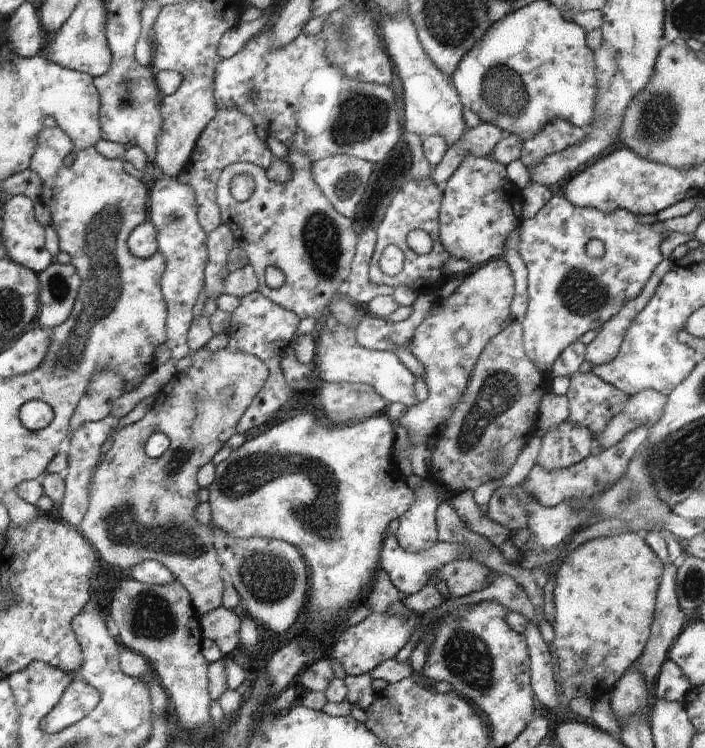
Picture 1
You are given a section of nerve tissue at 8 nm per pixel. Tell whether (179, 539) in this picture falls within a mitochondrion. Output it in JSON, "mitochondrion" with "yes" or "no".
{"mitochondrion":"yes"}

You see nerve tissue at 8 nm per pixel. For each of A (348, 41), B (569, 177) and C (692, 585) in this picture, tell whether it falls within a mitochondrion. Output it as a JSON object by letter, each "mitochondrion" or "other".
{"A":"mitochondrion","B":"other","C":"mitochondrion"}

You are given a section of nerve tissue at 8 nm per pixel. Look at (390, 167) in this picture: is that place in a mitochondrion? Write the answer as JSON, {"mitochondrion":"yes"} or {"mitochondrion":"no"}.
{"mitochondrion":"no"}

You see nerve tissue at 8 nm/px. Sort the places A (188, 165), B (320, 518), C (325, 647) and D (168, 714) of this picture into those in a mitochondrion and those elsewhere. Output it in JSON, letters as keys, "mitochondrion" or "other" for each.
{"A":"other","B":"mitochondrion","C":"other","D":"other"}

